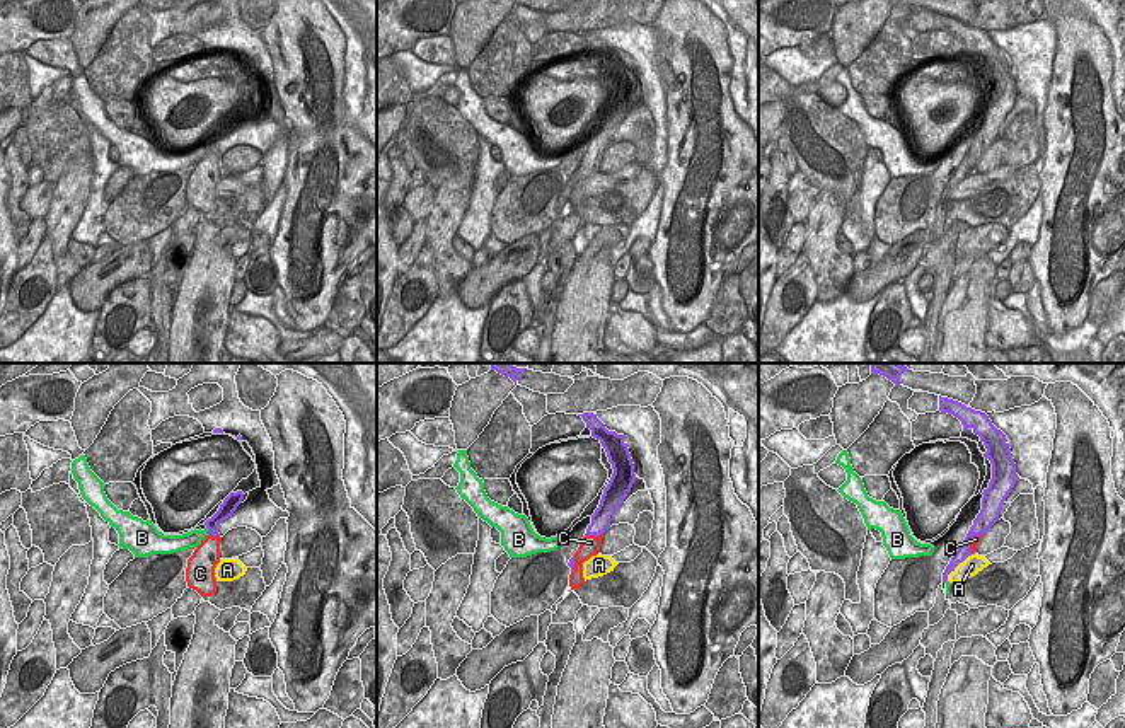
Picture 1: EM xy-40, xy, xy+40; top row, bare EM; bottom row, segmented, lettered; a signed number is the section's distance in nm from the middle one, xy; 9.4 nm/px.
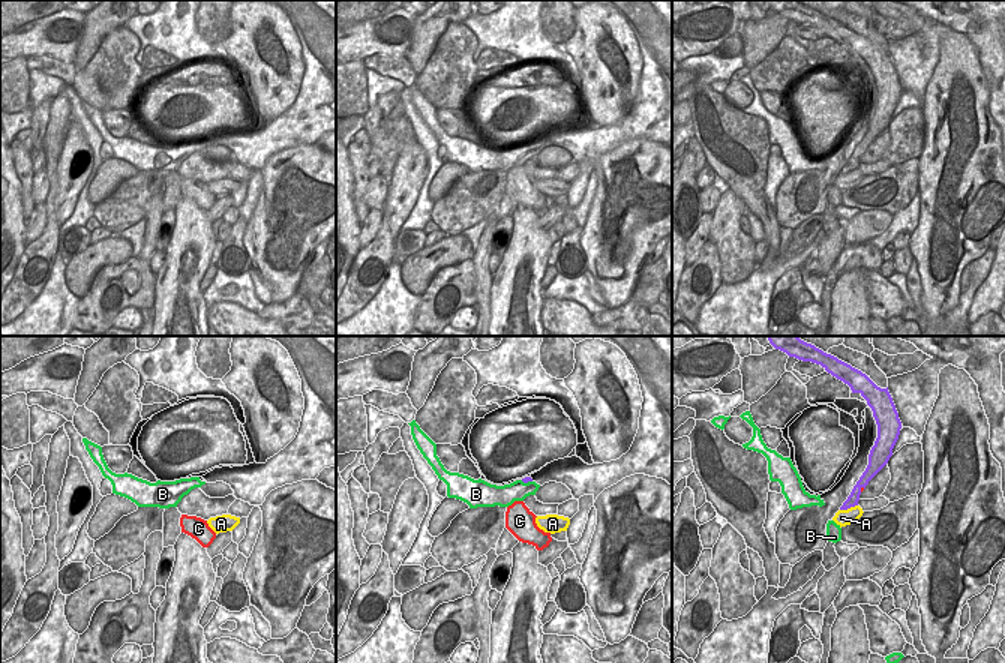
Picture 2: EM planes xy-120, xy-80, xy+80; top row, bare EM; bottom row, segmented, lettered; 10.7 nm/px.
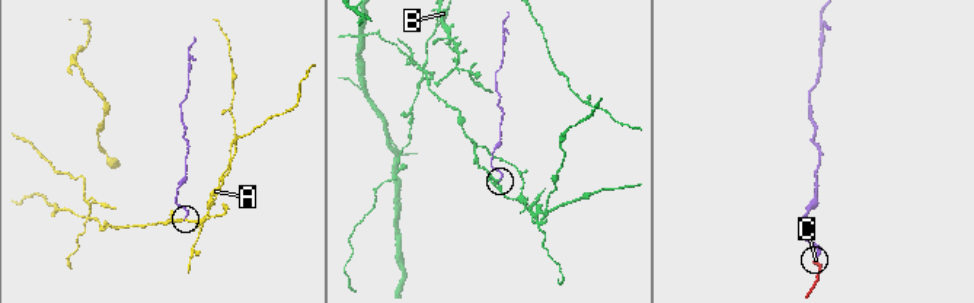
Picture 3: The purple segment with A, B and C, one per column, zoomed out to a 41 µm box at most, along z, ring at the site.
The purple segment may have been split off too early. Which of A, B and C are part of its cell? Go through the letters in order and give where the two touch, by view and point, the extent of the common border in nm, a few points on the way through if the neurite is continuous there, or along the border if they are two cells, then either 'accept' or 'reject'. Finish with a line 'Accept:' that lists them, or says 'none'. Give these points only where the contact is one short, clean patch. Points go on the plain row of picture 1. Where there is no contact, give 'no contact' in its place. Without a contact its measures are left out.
A: meets purple in xy+40 at (962, 179); contact 260 nm long; border along xy+40 (972, 173), (953, 190); reject
B: meets purple in xy-40 at (208, 149); contact 80 nm long; reject
C: meets purple in xy at (594, 152); contact 180 nm long; border along xy (602, 150), (585, 154); reject
Accept: none

